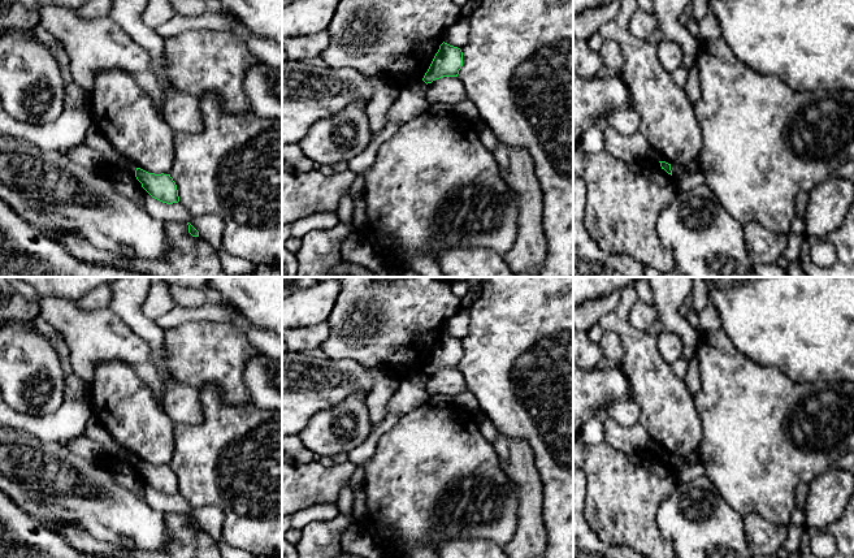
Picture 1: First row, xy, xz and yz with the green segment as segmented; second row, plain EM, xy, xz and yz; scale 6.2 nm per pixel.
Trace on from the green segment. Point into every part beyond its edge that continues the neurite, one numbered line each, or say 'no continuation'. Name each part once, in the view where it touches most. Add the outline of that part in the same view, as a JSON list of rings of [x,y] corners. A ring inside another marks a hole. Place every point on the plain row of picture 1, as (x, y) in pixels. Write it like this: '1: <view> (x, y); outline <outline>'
no continuation

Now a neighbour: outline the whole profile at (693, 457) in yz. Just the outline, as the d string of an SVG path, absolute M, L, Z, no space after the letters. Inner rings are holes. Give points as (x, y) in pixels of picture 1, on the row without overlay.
M692 451L689 455L686 455L685 458L682 457L671 457L671 462L672 462L672 467L677 468L677 467L682 467L682 466L689 466L697 460L701 459L701 455L697 454L697 451Z

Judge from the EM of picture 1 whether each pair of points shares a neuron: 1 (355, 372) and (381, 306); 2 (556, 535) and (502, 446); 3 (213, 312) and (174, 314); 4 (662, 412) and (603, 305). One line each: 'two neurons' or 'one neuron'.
1: two neurons
2: two neurons
3: one neuron
4: two neurons

